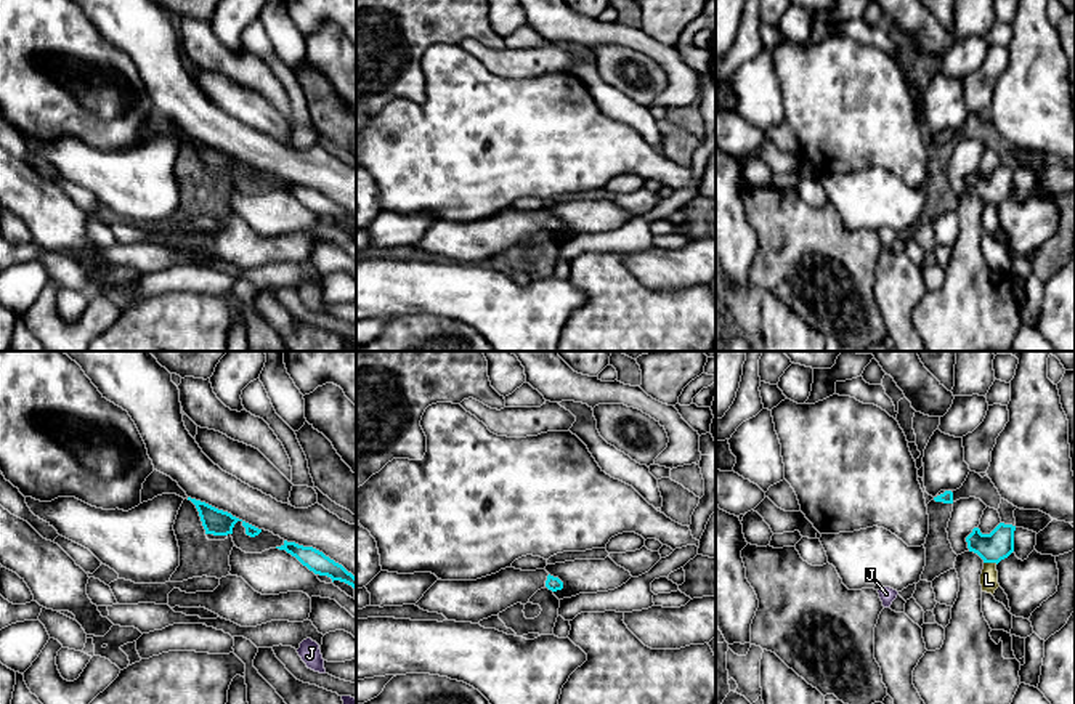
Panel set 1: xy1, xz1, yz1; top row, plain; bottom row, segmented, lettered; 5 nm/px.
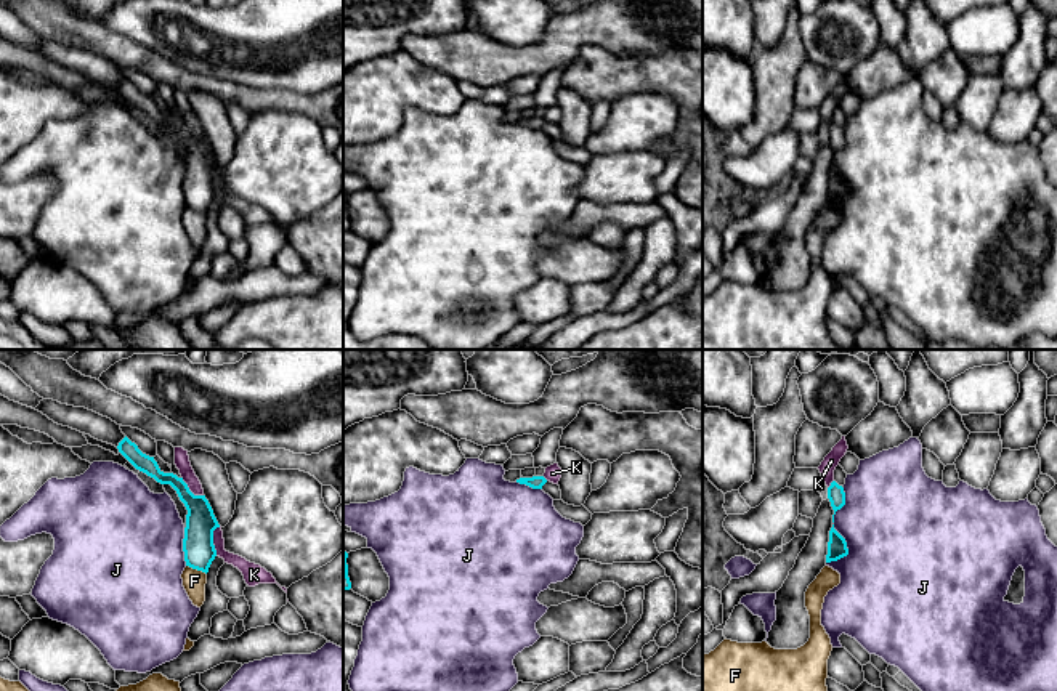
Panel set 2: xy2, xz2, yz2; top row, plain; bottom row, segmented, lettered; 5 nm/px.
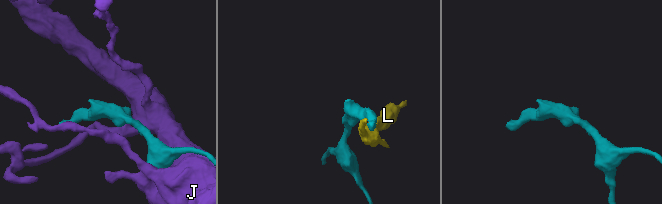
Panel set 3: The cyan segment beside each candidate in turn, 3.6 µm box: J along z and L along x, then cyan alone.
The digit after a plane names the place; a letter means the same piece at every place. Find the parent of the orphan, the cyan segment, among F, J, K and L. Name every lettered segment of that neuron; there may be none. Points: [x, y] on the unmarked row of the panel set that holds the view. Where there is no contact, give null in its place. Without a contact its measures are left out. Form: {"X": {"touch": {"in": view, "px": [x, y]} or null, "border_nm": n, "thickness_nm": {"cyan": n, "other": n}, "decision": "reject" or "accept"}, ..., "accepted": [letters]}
{"F": {"touch": {"in": "xy2", "px": [196, 209]}, "border_nm": 120, "thickness_nm": {"cyan": 160, "other": 120}, "decision": "reject"}, "J": {"touch": {"in": "yz2", "px": [836, 172]}, "border_nm": 400, "thickness_nm": {"cyan": 100, "other": 440}, "decision": "reject"}, "K": {"touch": {"in": "xy2", "px": [212, 181]}, "border_nm": 150, "thickness_nm": {"cyan": 160, "other": 90}, "decision": "reject"}, "L": {"touch": {"in": "yz1", "px": [990, 202]}, "border_nm": 70, "thickness_nm": {"cyan": 150, "other": 100}, "decision": "reject"}, "accepted": []}

